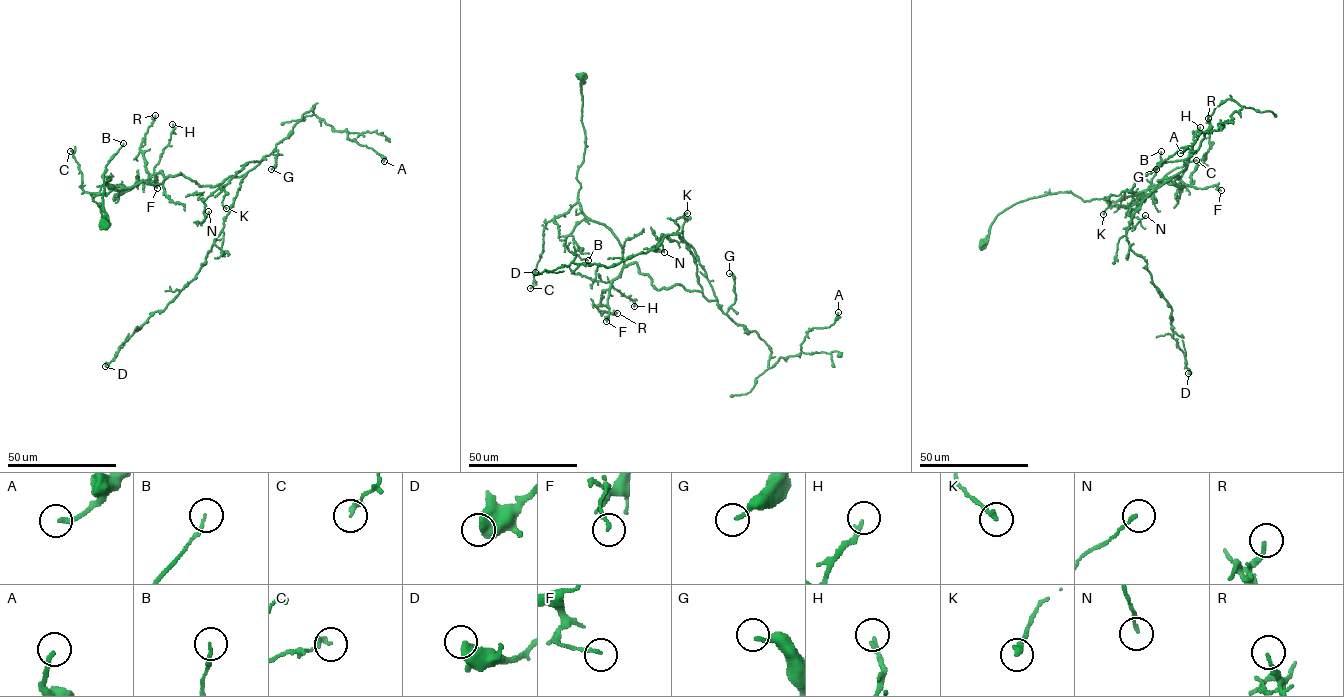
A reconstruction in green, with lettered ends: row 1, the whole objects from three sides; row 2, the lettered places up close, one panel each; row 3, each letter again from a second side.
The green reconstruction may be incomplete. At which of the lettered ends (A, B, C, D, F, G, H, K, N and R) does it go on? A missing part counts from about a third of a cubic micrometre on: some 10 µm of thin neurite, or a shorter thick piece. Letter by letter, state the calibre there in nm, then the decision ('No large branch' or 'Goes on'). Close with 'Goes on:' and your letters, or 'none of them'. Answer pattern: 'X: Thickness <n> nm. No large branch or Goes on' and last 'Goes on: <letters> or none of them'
A: Thickness 200 nm. Goes on
B: Thickness 120 nm. No large branch
C: Thickness 260 nm. No large branch
D: Thickness 600 nm. No large branch
F: Thickness 150 nm. No large branch
G: Thickness 180 nm. No large branch
H: Thickness 200 nm. No large branch
K: Thickness 240 nm. No large branch
N: Thickness 140 nm. No large branch
R: Thickness 180 nm. No large branch
Goes on: A

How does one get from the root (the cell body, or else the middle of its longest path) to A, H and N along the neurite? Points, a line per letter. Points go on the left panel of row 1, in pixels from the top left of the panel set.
A: (104, 225), (108, 177), (118, 190), (179, 174), (216, 186), (254, 168), (313, 106), (384, 161)
H: (104, 225), (108, 177), (107, 186), (118, 190), (143, 181), (163, 182), (154, 166), (172, 124)
N: (104, 225), (108, 177), (118, 190), (179, 174), (216, 186), (260, 161), (205, 199), (203, 220), (208, 211)

